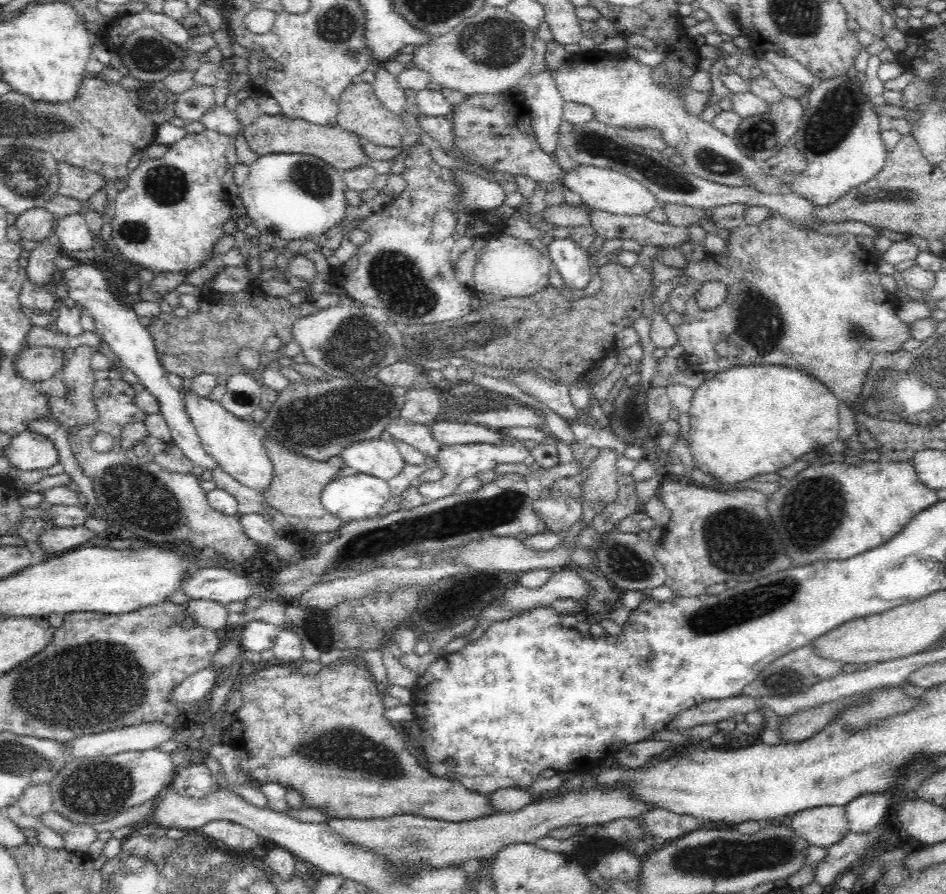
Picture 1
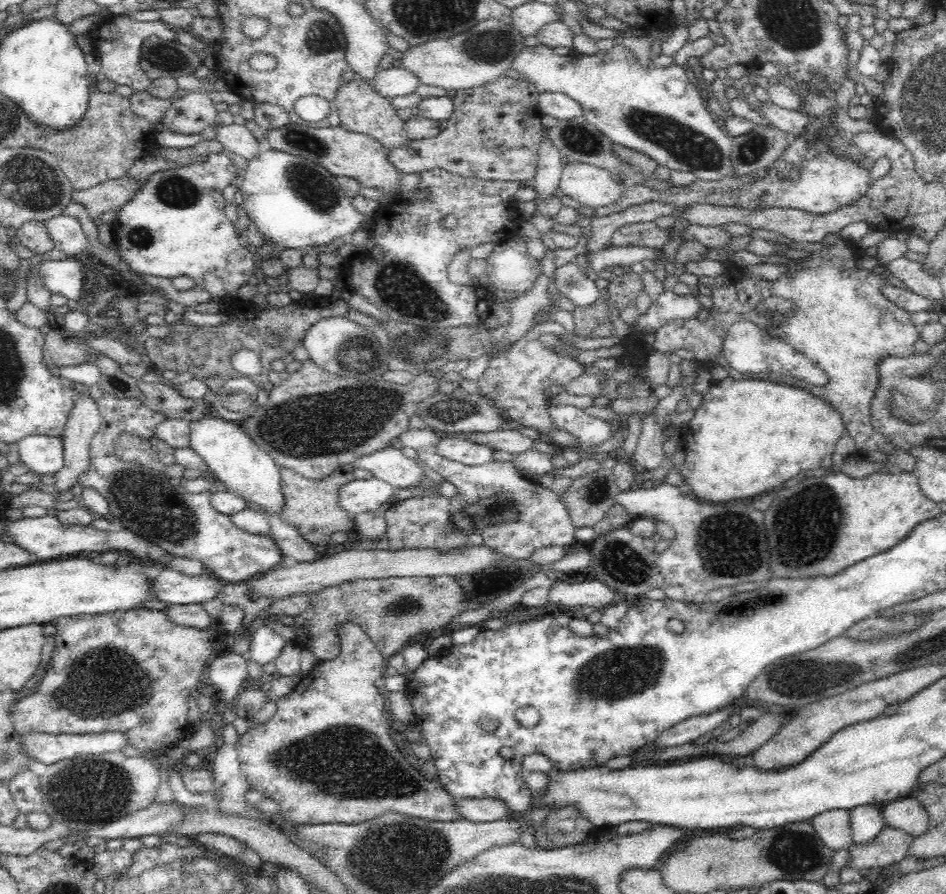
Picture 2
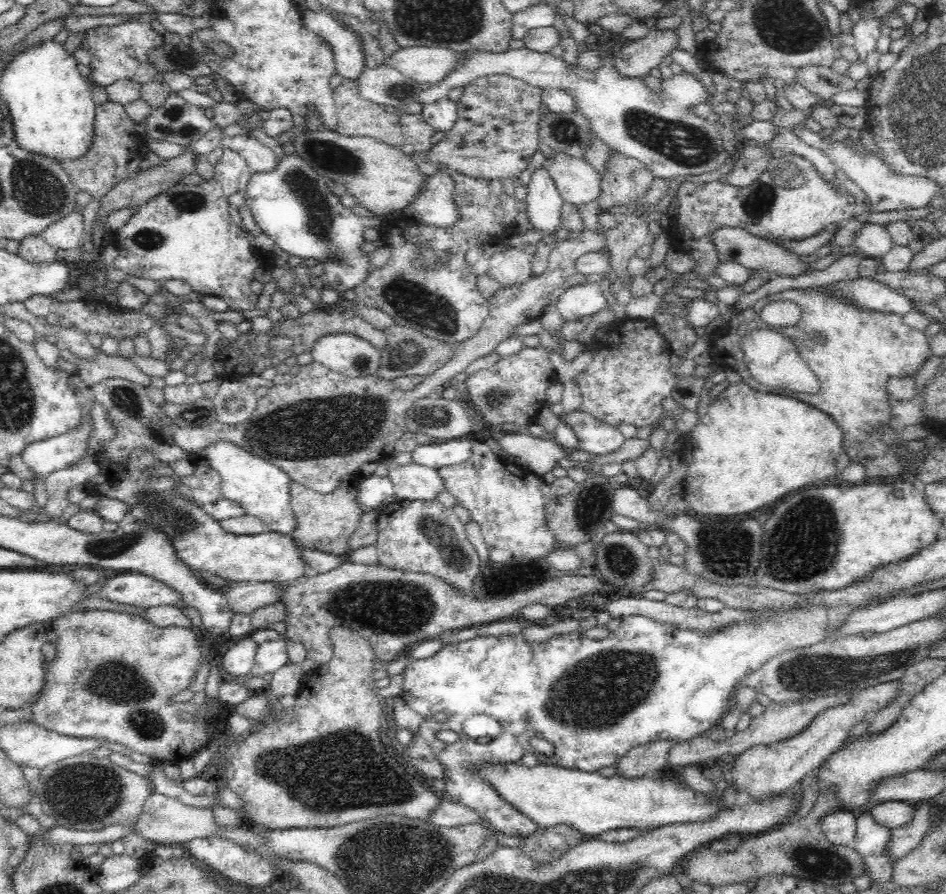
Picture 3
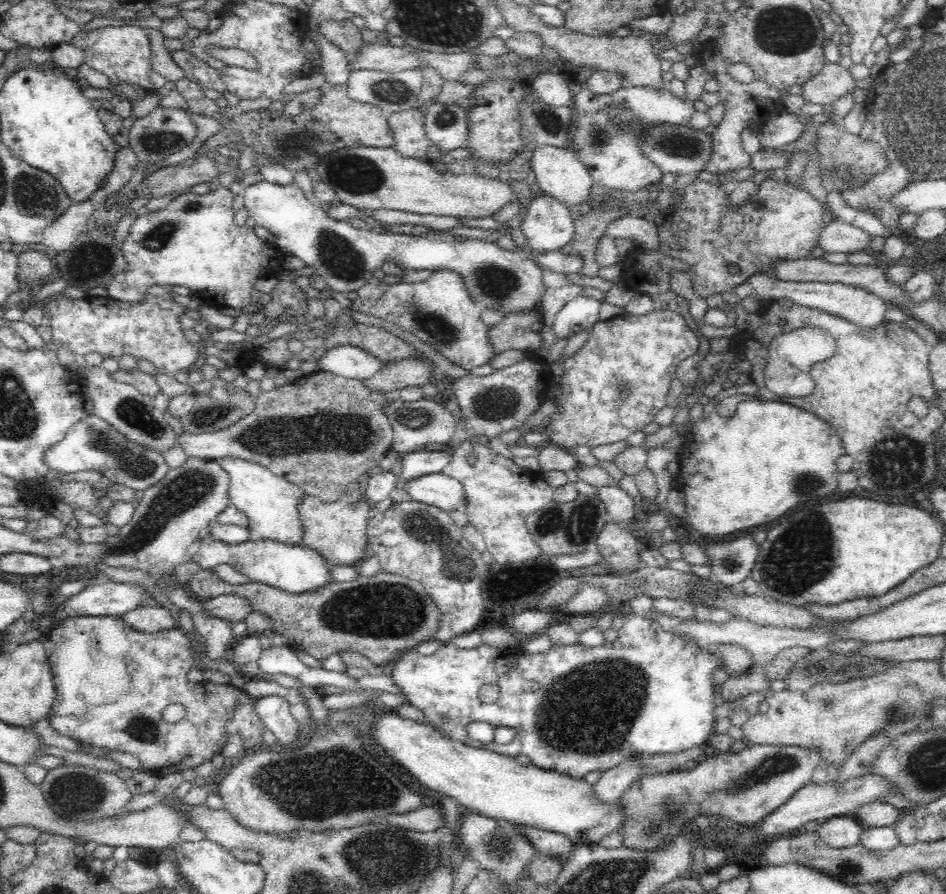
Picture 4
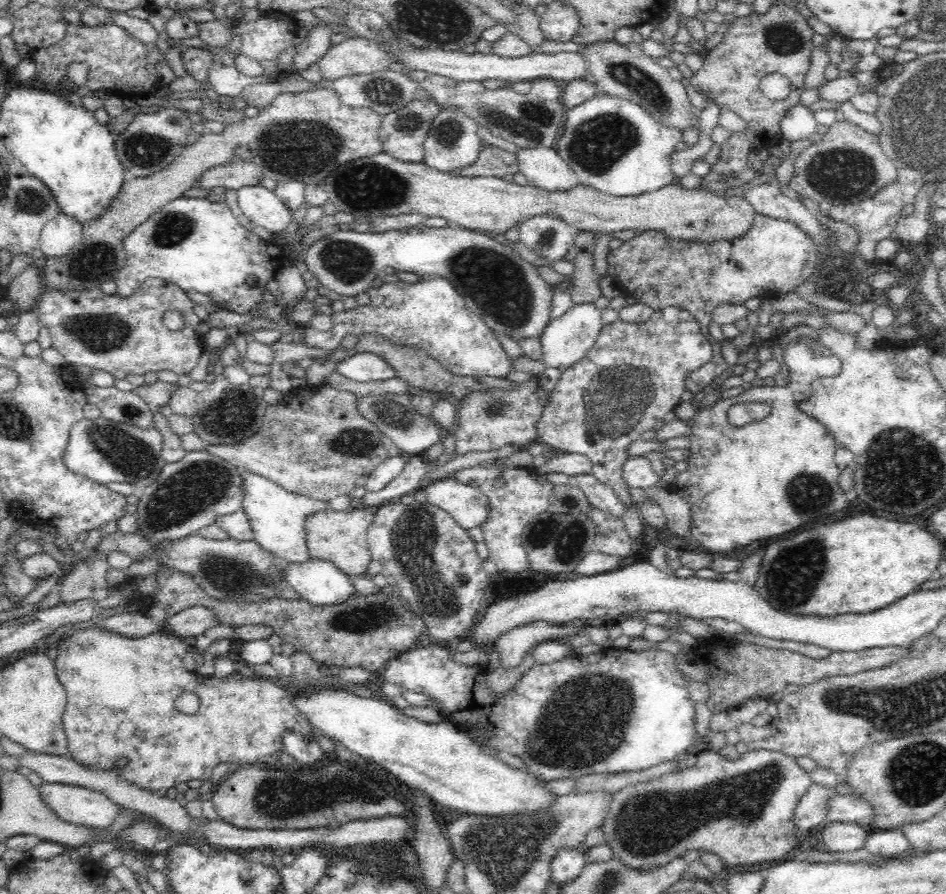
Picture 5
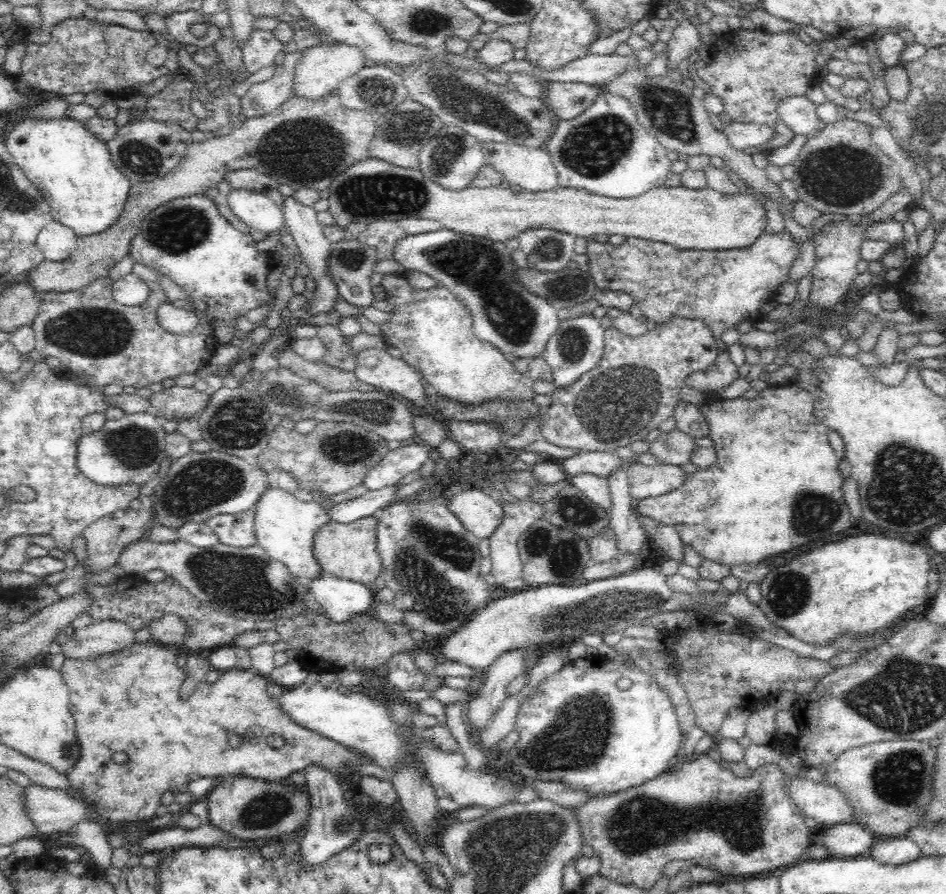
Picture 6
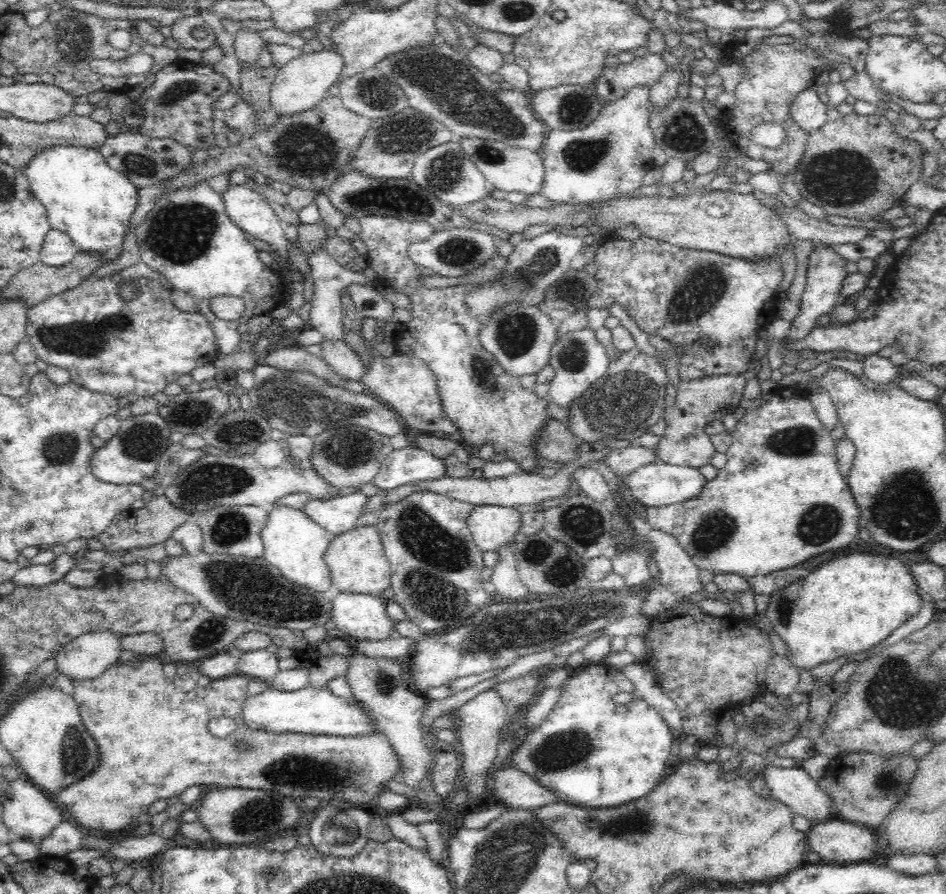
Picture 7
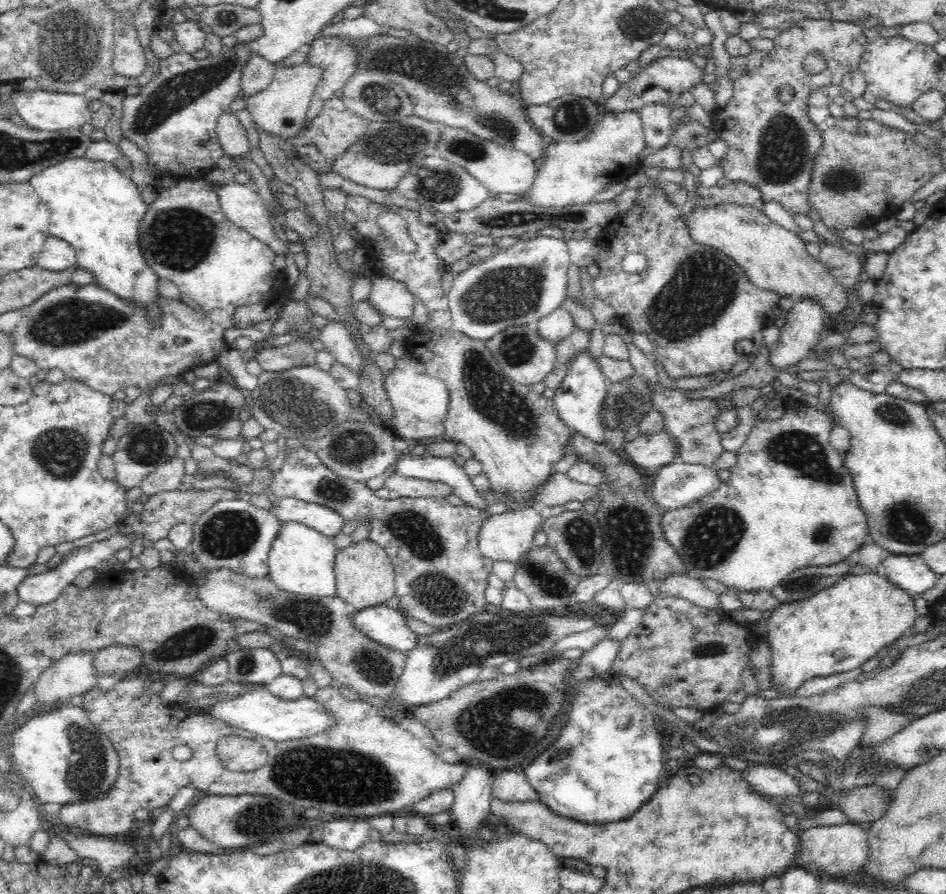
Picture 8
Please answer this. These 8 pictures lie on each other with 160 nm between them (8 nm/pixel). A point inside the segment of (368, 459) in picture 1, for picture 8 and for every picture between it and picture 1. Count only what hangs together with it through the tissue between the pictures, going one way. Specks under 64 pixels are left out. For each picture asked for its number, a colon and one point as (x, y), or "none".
2: (389, 464)
3: (411, 481)
4: (439, 490)
5: (469, 508)
6: (480, 513)
7: (491, 525)
8: (507, 535)

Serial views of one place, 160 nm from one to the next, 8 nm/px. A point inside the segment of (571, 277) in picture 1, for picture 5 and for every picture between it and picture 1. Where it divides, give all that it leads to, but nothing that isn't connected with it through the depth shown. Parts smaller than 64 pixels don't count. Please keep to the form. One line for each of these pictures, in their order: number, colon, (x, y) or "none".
2: (570, 280)
3: (586, 298)
4: (576, 315)
5: (567, 339)

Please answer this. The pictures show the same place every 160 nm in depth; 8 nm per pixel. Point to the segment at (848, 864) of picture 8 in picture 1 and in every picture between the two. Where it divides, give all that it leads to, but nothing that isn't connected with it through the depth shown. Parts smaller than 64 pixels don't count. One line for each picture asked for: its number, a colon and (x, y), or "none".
1: (823, 826)
2: (833, 827)
3: (839, 827)
4: (840, 832)
5: (838, 837)
6: (846, 839)
7: (836, 841)

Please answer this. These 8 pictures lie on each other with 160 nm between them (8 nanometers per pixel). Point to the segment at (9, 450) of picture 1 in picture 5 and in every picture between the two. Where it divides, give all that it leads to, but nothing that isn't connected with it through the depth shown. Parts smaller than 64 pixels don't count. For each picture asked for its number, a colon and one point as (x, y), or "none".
2: (43, 454)
3: (44, 457)
4: (91, 444)
5: (103, 450)

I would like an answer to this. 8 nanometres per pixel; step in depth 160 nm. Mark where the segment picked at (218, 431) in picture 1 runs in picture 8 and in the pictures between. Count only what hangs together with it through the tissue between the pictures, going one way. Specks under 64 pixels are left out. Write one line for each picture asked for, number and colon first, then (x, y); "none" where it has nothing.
2: (245, 469)
3: (261, 488)
4: (270, 502)
5: (277, 516)
6: (284, 526)
7: (293, 542)
8: (301, 560)

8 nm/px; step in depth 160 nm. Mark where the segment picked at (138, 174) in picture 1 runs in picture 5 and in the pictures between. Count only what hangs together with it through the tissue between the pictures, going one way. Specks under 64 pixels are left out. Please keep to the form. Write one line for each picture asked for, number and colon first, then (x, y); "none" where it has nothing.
2: (174, 225)
3: (185, 232)
4: (194, 242)
5: (198, 244)

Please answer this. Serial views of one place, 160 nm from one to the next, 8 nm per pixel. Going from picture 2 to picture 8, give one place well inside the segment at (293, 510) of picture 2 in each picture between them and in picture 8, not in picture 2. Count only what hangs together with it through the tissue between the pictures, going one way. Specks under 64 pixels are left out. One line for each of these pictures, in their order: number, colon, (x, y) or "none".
3: (324, 522)
4: (337, 530)
5: (340, 537)
6: (347, 550)
7: (356, 559)
8: (364, 575)

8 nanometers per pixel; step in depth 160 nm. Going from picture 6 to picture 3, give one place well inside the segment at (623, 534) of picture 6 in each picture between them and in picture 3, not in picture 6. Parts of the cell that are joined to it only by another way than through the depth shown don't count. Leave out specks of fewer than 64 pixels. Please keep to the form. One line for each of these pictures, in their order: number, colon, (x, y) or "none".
3: (628, 380)
4: (617, 382)
5: (635, 373)

